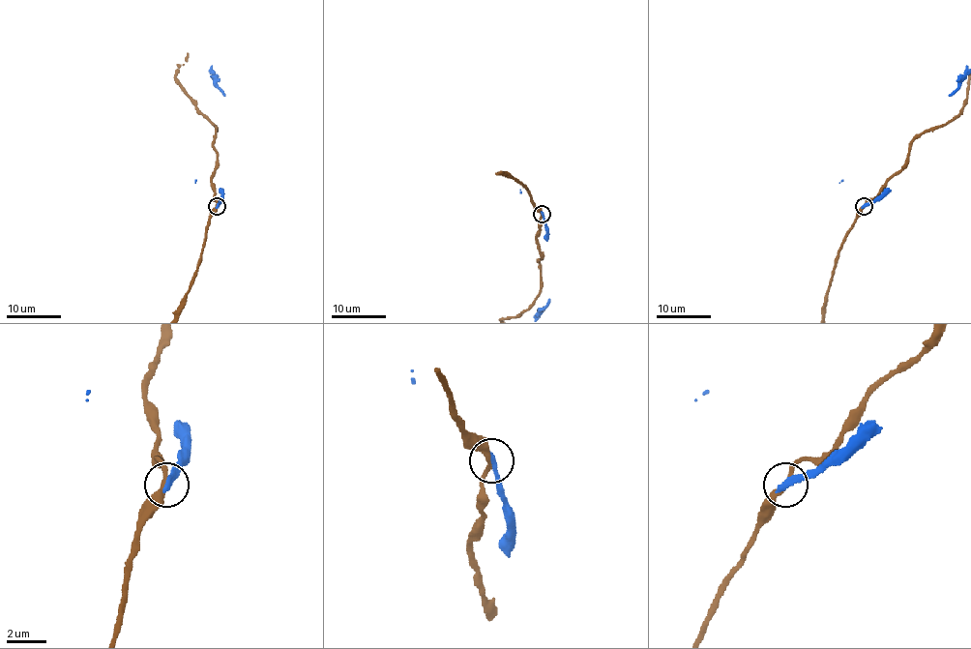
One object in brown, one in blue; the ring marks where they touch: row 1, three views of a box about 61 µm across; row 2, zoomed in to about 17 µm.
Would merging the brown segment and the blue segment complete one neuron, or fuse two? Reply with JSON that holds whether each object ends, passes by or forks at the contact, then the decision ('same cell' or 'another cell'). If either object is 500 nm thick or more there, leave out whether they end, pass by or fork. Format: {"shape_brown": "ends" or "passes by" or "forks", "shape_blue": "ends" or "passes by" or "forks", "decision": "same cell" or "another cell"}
{"shape_brown": "passes by", "shape_blue": "ends", "decision": "another cell"}

